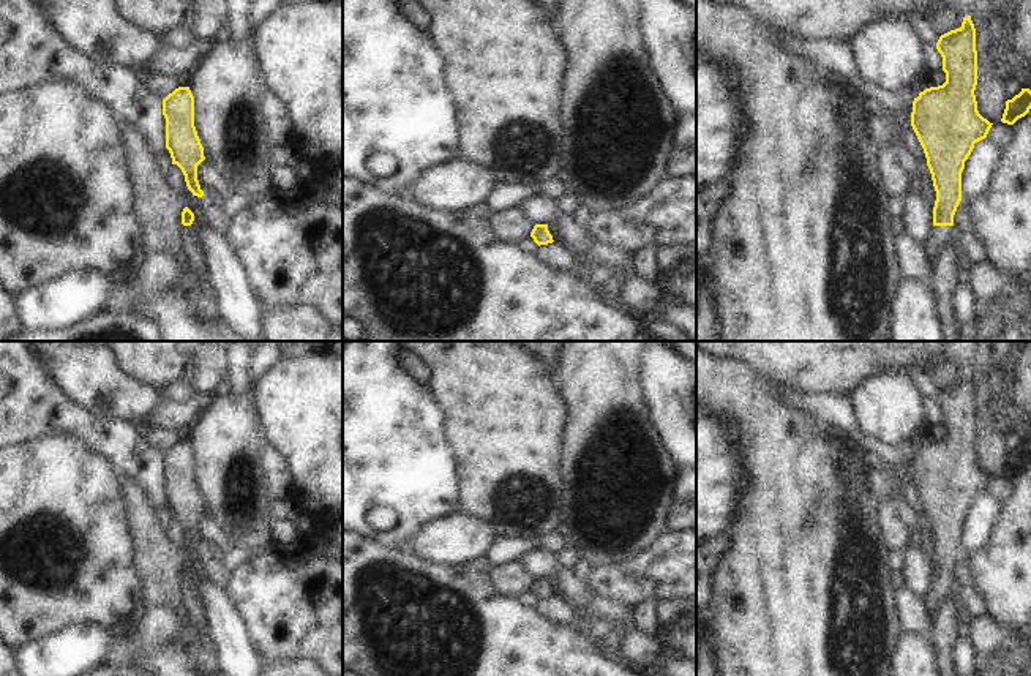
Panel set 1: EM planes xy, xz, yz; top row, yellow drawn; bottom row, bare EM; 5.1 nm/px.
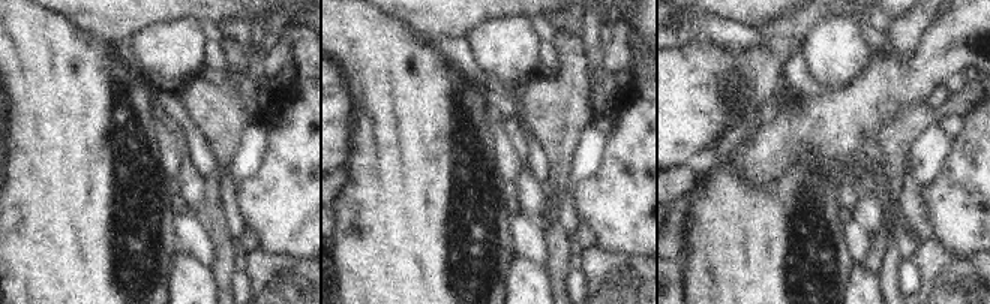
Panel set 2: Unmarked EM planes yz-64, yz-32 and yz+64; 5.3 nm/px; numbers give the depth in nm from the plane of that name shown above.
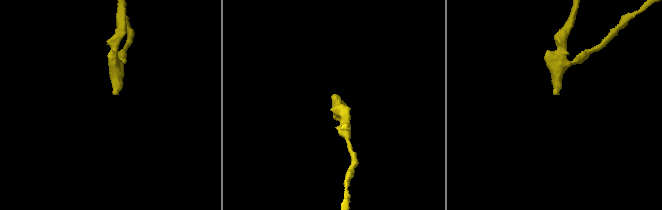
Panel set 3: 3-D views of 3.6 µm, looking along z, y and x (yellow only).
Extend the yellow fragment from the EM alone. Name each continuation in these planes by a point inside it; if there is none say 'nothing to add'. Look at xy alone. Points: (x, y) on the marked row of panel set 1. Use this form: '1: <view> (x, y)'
1: xy (190, 242)

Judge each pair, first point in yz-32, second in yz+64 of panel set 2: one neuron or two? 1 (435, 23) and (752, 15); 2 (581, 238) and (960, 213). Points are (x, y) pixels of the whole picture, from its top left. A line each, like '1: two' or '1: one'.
1: one
2: two

